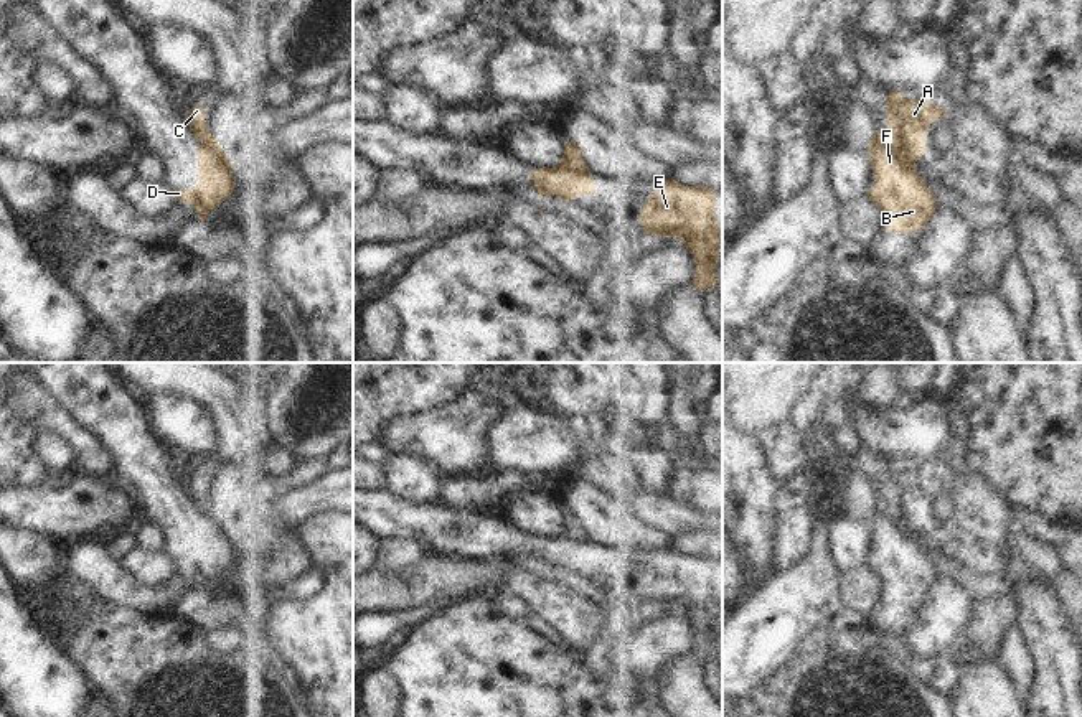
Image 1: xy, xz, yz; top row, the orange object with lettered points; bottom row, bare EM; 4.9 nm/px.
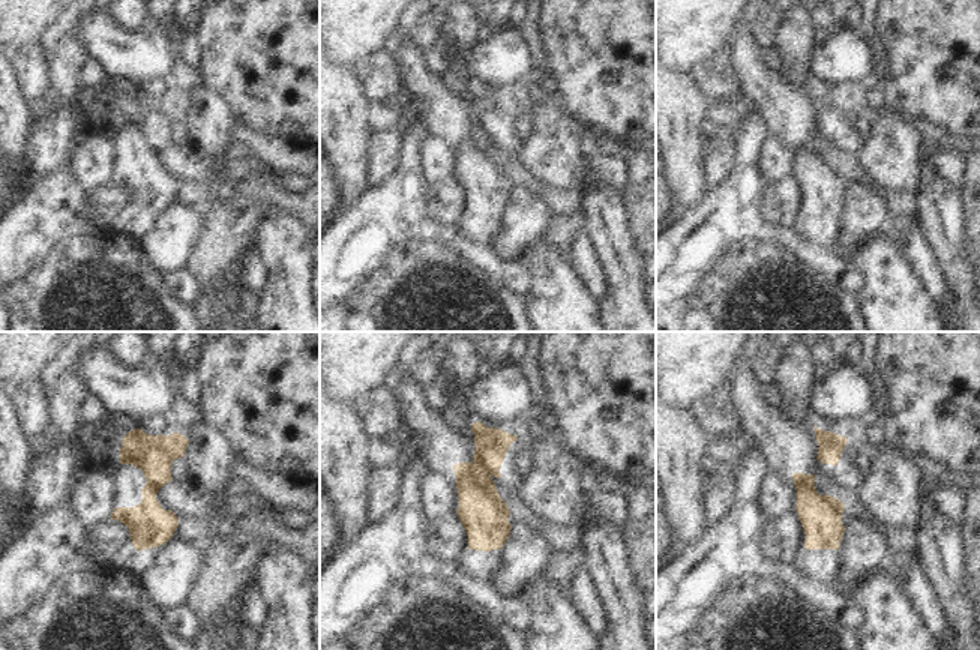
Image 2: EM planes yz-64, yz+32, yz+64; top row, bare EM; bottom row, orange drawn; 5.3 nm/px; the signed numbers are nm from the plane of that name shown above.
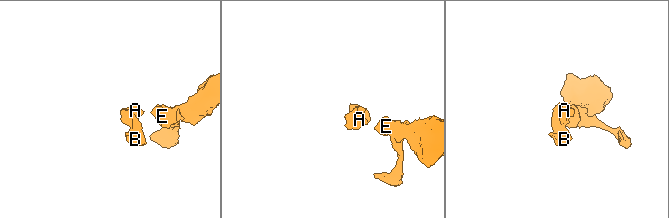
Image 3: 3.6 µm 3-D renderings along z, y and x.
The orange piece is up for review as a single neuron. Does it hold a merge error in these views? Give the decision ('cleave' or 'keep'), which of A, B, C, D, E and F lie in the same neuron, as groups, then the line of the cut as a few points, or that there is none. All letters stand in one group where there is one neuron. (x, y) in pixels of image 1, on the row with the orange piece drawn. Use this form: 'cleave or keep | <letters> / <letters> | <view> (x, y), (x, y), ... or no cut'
cleave | A C E / B D F | yz (875, 135), (896, 140), (914, 162)

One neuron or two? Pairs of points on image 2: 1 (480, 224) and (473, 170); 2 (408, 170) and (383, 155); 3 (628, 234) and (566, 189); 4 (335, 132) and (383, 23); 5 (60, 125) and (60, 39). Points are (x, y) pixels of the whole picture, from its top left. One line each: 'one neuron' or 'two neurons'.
1: one neuron
2: two neurons
3: two neurons
4: one neuron
5: one neuron

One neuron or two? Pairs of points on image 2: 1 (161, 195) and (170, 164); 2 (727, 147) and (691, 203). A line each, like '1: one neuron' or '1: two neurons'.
1: two neurons
2: two neurons

